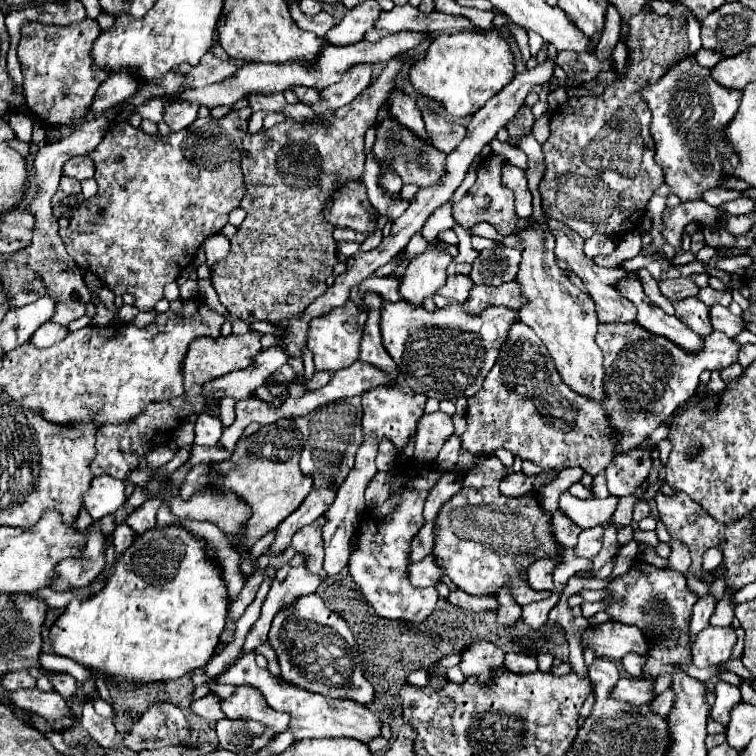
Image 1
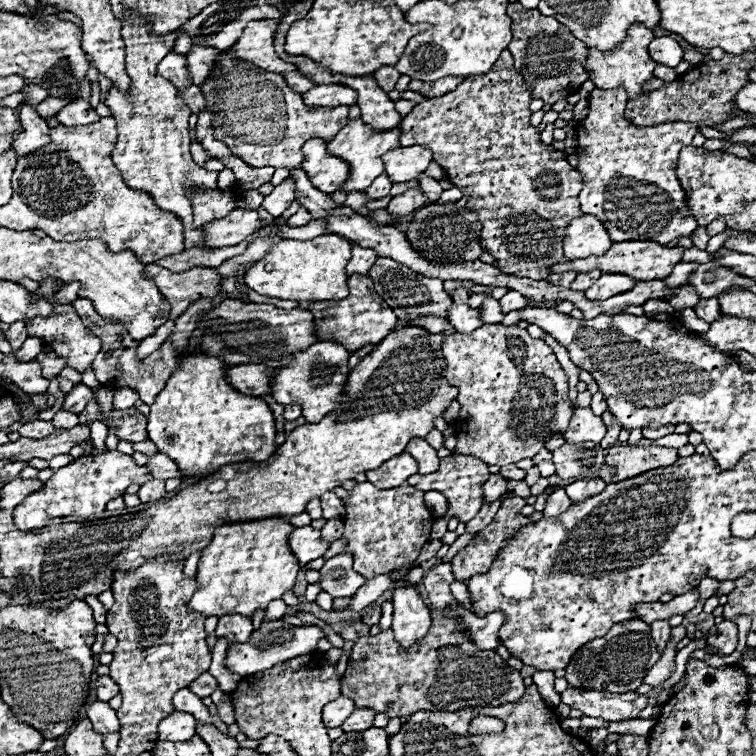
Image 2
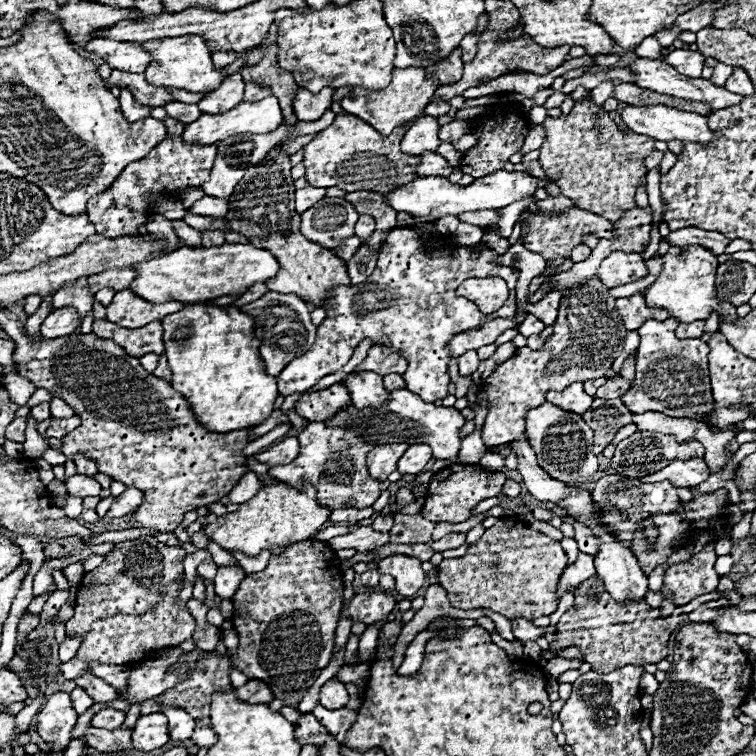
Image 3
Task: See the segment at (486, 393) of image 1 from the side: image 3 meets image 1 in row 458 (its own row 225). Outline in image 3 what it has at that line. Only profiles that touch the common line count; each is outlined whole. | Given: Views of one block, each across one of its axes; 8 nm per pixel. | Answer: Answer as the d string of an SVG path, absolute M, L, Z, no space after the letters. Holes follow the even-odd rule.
M570 208L568 212L564 212L558 218L530 212L528 220L524 222L524 230L528 230L524 246L530 252L542 254L546 258L546 262L556 262L556 264L562 264L566 258L570 258L572 248L578 246L582 242L582 236L586 236L586 234L594 234L598 238L612 238L614 236L614 228L606 218L594 216L590 212L582 212L580 208Z

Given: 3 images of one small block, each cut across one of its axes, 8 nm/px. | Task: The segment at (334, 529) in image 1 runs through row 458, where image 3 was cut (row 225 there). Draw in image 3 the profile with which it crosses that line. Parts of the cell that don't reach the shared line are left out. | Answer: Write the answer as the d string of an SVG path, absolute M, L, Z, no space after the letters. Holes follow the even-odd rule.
M360 216L360 220L356 222L354 232L362 242L368 240L372 236L372 232L374 232L374 218L372 216Z

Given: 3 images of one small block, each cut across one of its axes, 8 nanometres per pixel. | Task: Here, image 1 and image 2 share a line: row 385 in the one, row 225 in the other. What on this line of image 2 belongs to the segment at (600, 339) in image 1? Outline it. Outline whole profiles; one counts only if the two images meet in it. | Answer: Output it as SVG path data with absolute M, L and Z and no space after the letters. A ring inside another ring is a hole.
M594 88L594 92L588 98L590 110L588 116L576 126L578 134L578 166L576 170L582 174L582 192L580 192L580 206L584 214L598 216L602 224L606 224L606 230L610 234L610 240L654 240L658 244L668 244L674 238L690 236L698 224L694 216L690 216L690 206L686 200L686 192L682 190L678 178L676 178L676 160L682 150L682 146L690 144L694 134L698 132L696 124L690 122L666 122L660 126L648 126L638 128L624 120L624 108L626 108L626 92L622 88L618 90L602 90ZM638 182L644 184L656 184L658 192L648 188L646 194L638 194Z

